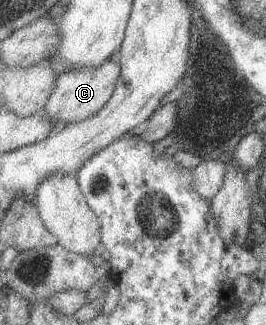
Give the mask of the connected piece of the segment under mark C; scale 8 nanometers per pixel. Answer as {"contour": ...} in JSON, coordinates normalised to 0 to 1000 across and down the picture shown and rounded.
{"contour":[[[440,172],[410,178],[372,206],[320,203],[229,222],[199,292],[173,323],[169,354],[184,357],[203,375],[244,372],[248,382],[297,378],[365,354],[410,305],[425,298],[455,228],[459,200]]]}

